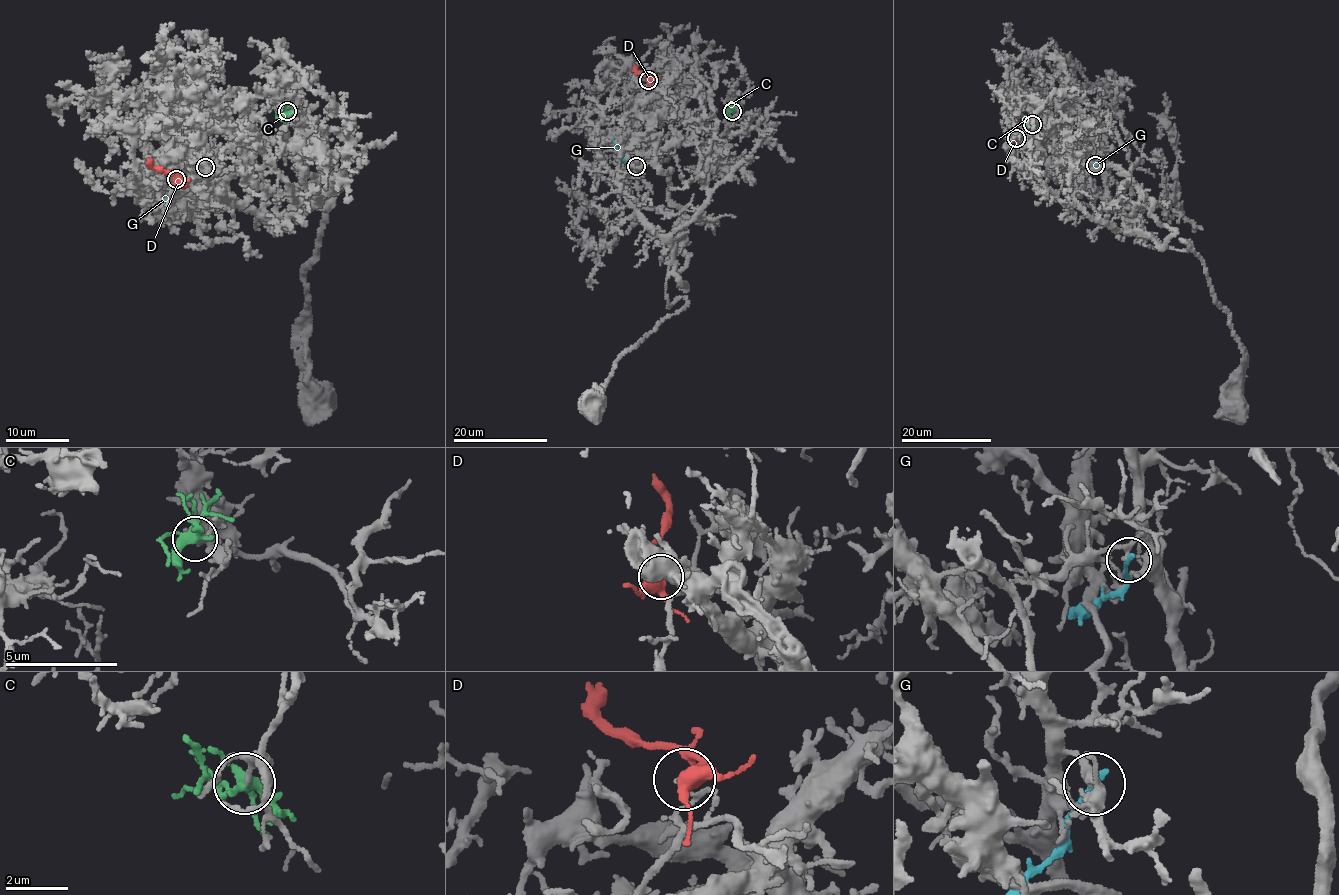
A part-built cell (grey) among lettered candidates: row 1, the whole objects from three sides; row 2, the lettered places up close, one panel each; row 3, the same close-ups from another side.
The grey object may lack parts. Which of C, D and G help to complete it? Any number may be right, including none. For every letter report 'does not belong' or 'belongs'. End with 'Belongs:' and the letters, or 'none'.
C: belongs
D: does not belong
G: does not belong
Belongs: C

